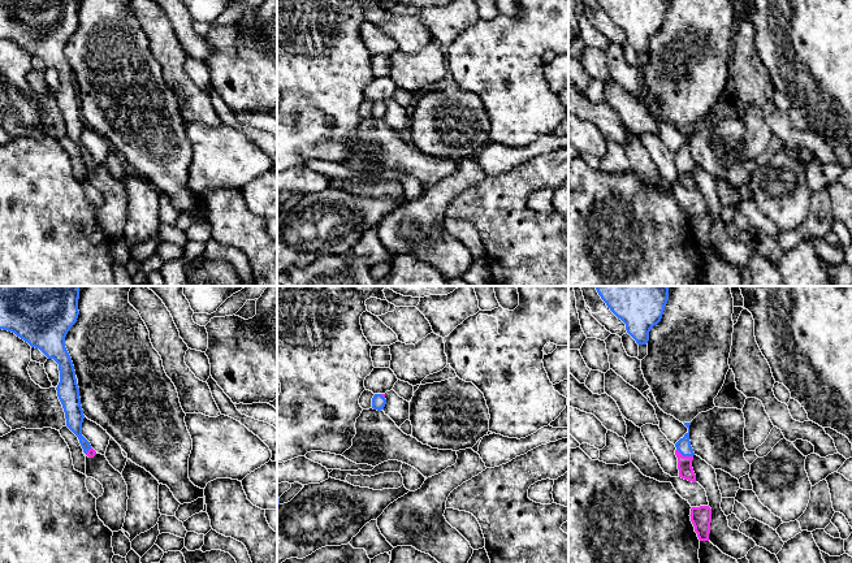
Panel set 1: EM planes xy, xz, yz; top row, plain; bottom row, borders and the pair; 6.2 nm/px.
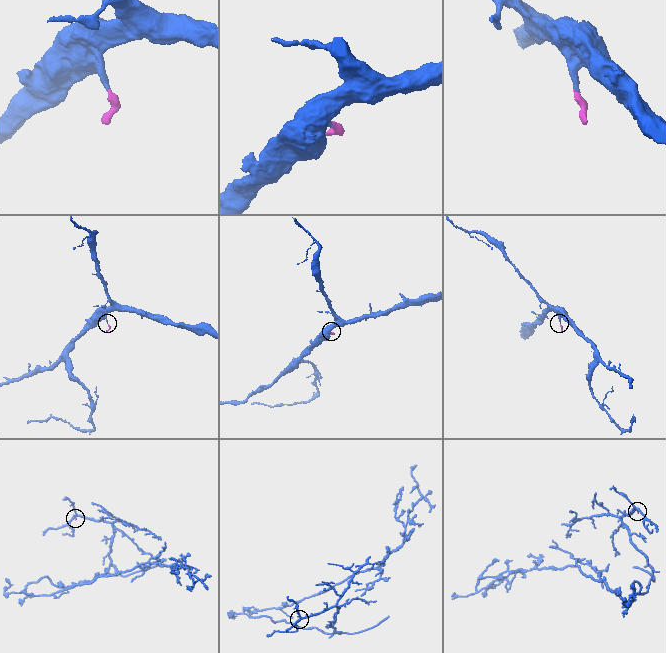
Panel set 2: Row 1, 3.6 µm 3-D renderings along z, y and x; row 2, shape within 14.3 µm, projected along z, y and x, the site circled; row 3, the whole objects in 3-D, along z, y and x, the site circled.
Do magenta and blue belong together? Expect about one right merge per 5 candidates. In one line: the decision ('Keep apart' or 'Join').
Join

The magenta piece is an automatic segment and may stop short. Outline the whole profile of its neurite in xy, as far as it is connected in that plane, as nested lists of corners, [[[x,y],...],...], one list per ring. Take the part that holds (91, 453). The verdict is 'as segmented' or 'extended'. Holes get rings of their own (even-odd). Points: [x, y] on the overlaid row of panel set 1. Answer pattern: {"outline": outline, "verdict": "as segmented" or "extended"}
{"outline": [[[0,286],[0,329],[14,333],[59,364],[56,390],[66,426],[78,437],[83,452],[94,458],[96,451],[82,436],[79,387],[65,347],[65,337],[79,315],[78,299],[79,286]]], "verdict": "extended"}

